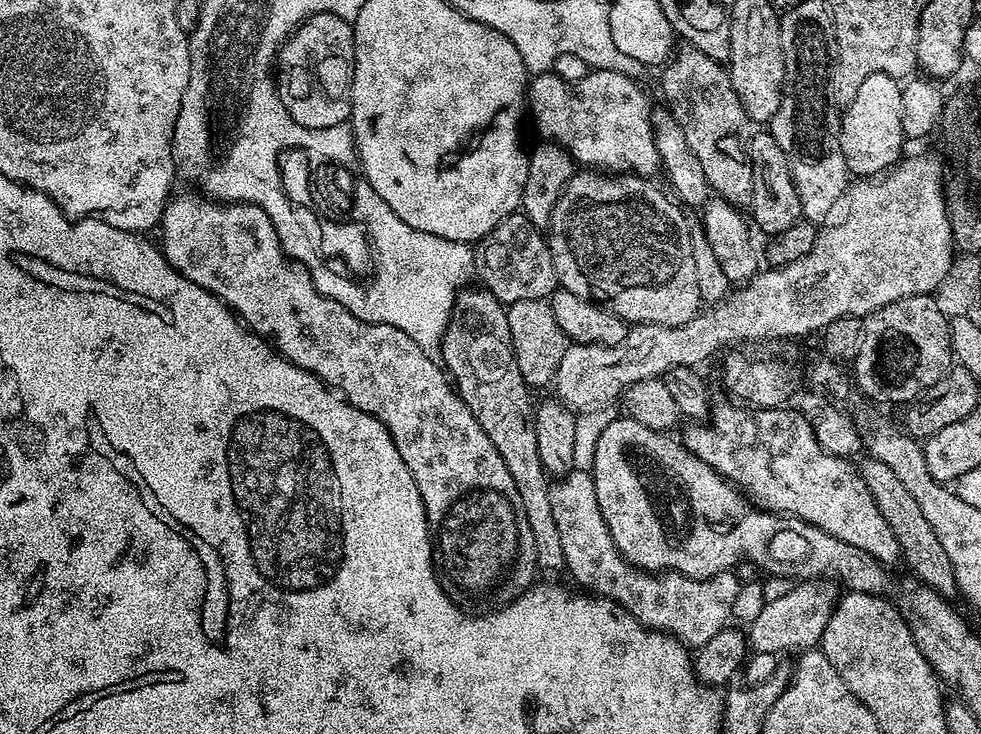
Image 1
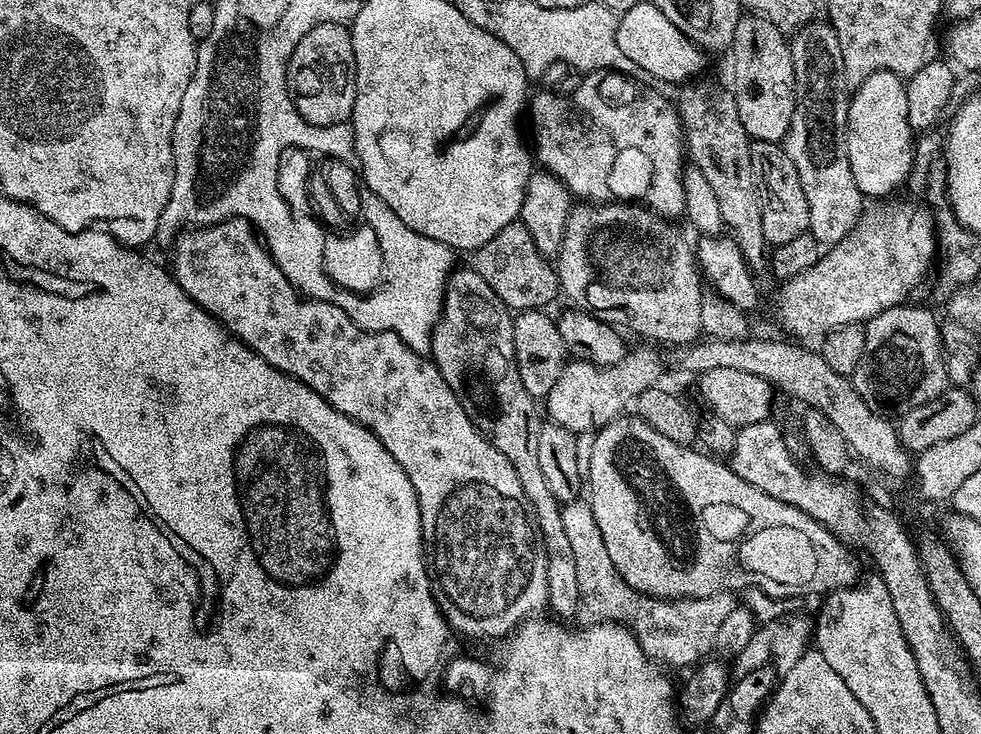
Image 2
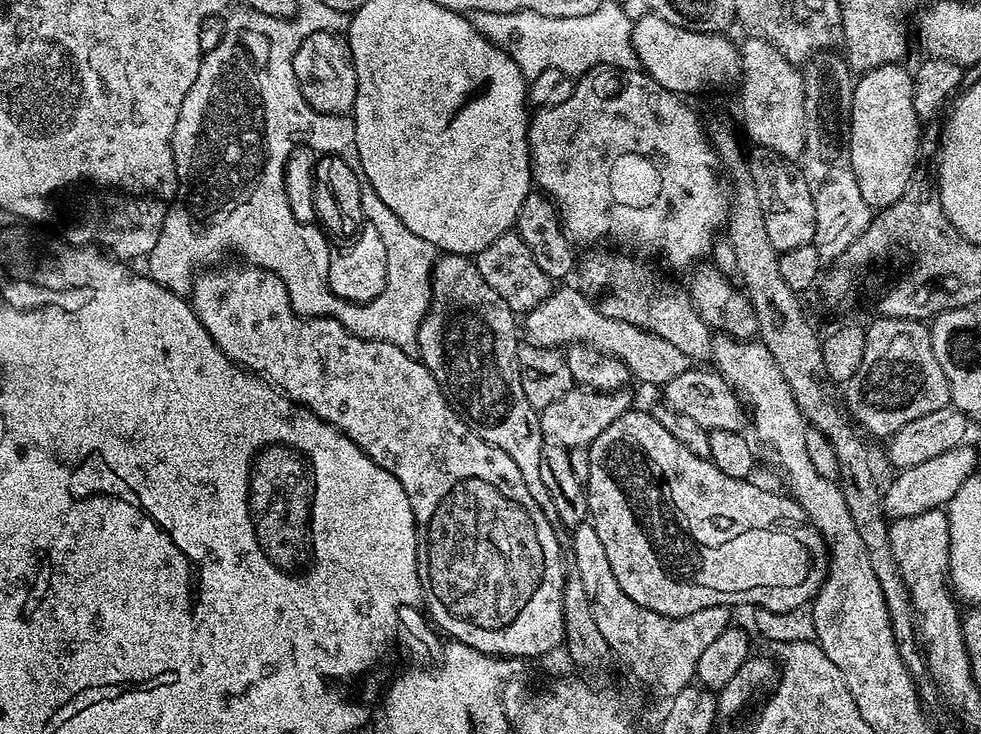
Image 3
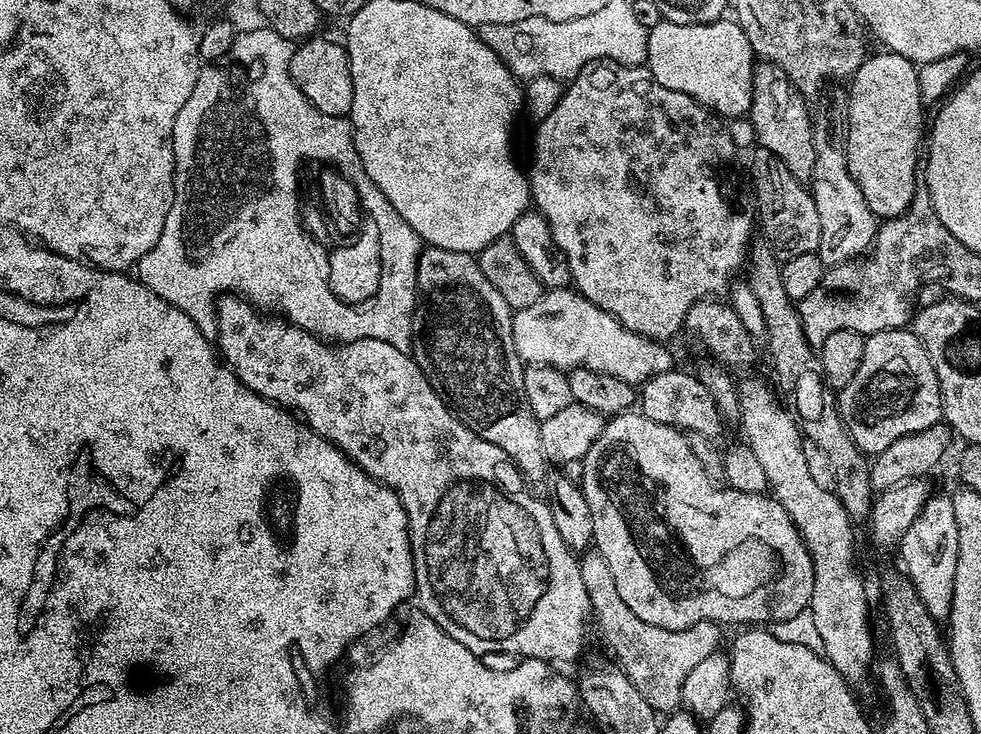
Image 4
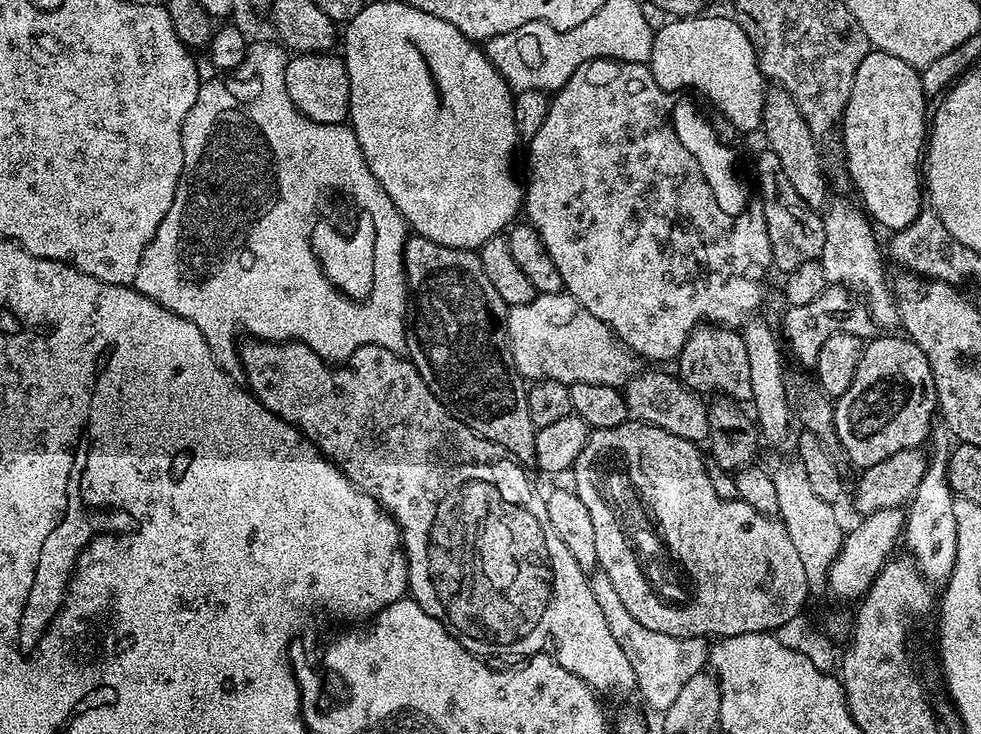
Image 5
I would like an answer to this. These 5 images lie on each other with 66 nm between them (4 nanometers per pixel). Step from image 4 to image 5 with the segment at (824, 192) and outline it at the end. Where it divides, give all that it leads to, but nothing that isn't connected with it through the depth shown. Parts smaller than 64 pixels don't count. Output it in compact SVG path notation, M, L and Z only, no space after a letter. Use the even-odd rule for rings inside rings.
M835 200L827 205L823 213L826 242L822 242L822 254L819 259L822 270L826 270L829 285L843 286L859 294L866 301L868 311L877 325L884 330L891 329L888 327L892 323L895 325L898 320L898 305L886 276L884 280L880 244L872 233L873 221L855 203L852 205L848 200Z

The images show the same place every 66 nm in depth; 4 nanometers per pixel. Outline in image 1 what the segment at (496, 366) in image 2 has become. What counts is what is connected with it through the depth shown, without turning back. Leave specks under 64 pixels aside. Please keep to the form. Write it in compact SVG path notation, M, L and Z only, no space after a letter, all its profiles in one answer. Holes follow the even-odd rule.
M465 287L456 293L456 301L440 343L440 360L447 375L454 381L454 387L459 392L462 402L470 410L470 414L474 414L478 426L486 430L490 442L494 442L494 450L502 454L502 462L506 462L506 470L510 470L510 478L514 478L518 498L522 498L522 506L526 510L526 522L530 522L530 530L534 534L537 565L541 569L563 569L565 563L562 554L562 538L558 538L558 526L554 523L554 513L550 511L548 497L550 482L538 454L533 393L524 380L522 370L518 370L518 362L514 358L508 314L505 305L501 304L498 298L494 298L494 294L490 294L487 288L472 287Z

